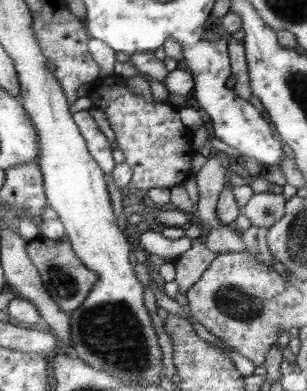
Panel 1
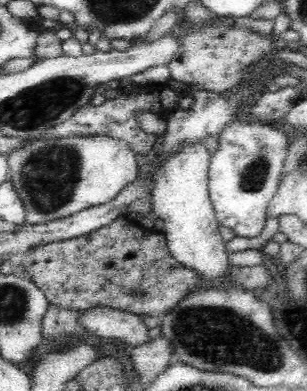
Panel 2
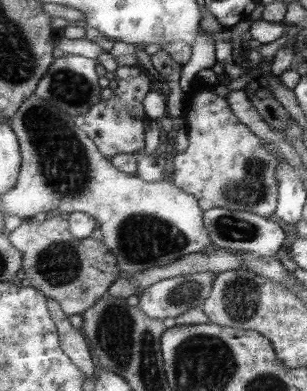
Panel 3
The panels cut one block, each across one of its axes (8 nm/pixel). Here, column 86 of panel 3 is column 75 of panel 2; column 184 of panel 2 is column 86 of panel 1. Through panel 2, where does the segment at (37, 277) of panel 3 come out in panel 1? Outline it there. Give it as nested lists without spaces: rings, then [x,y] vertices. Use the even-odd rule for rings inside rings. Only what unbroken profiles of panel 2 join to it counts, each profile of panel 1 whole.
[[[35,240],[29,242],[27,252],[31,256],[31,260],[35,262],[35,266],[41,270],[45,288],[51,292],[51,296],[55,298],[55,302],[59,304],[59,308],[63,308],[63,312],[73,314],[75,310],[79,310],[83,306],[83,302],[87,302],[87,296],[91,294],[91,290],[95,288],[95,284],[99,282],[99,274],[95,270],[91,270],[77,254],[75,248],[71,246],[71,240]]]

